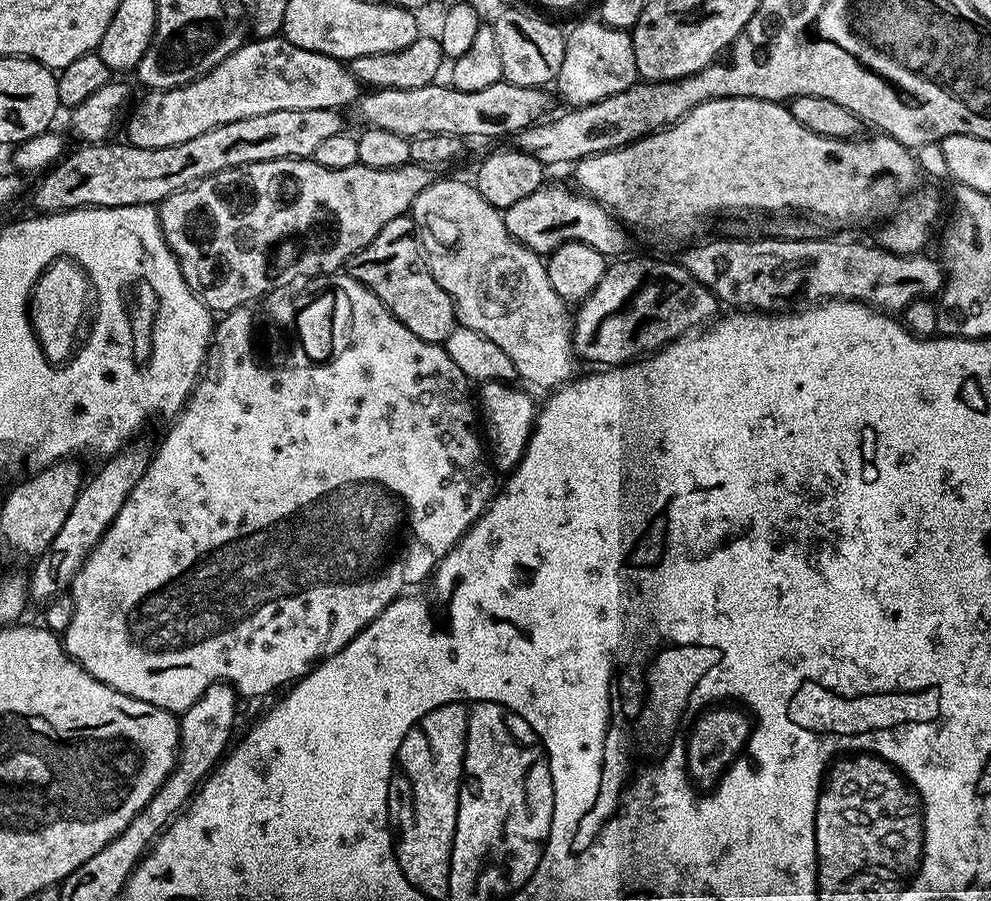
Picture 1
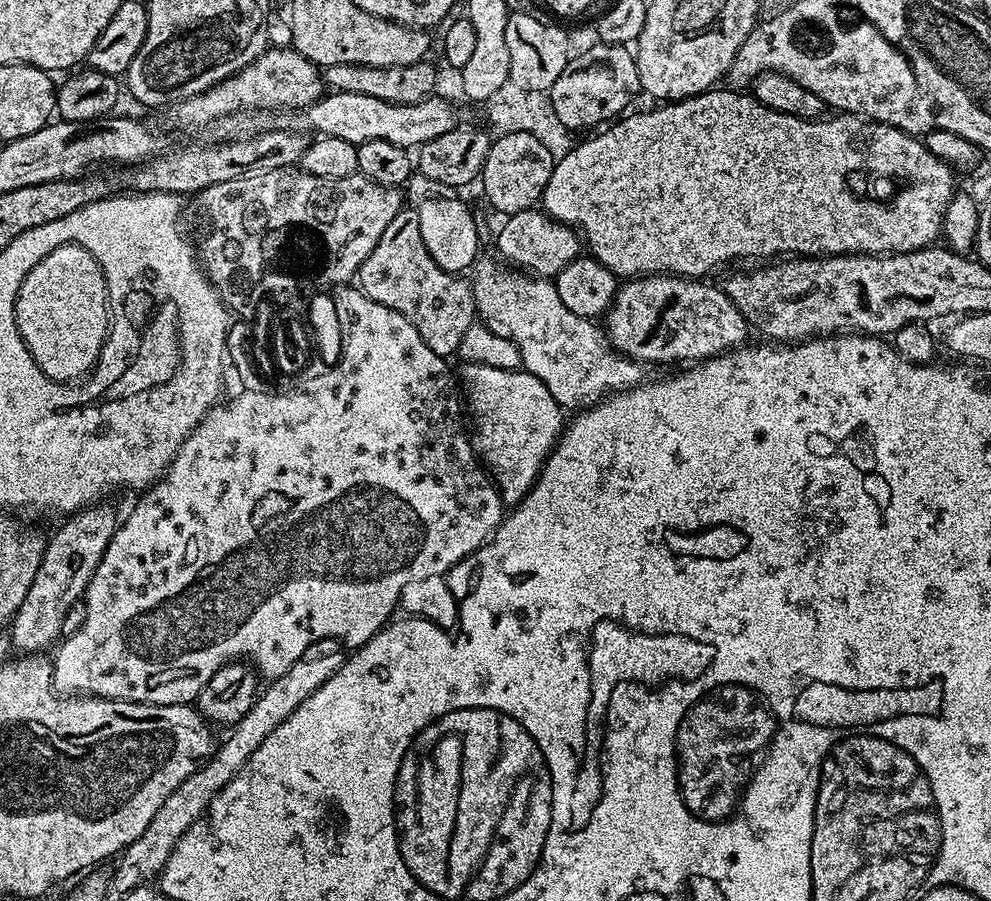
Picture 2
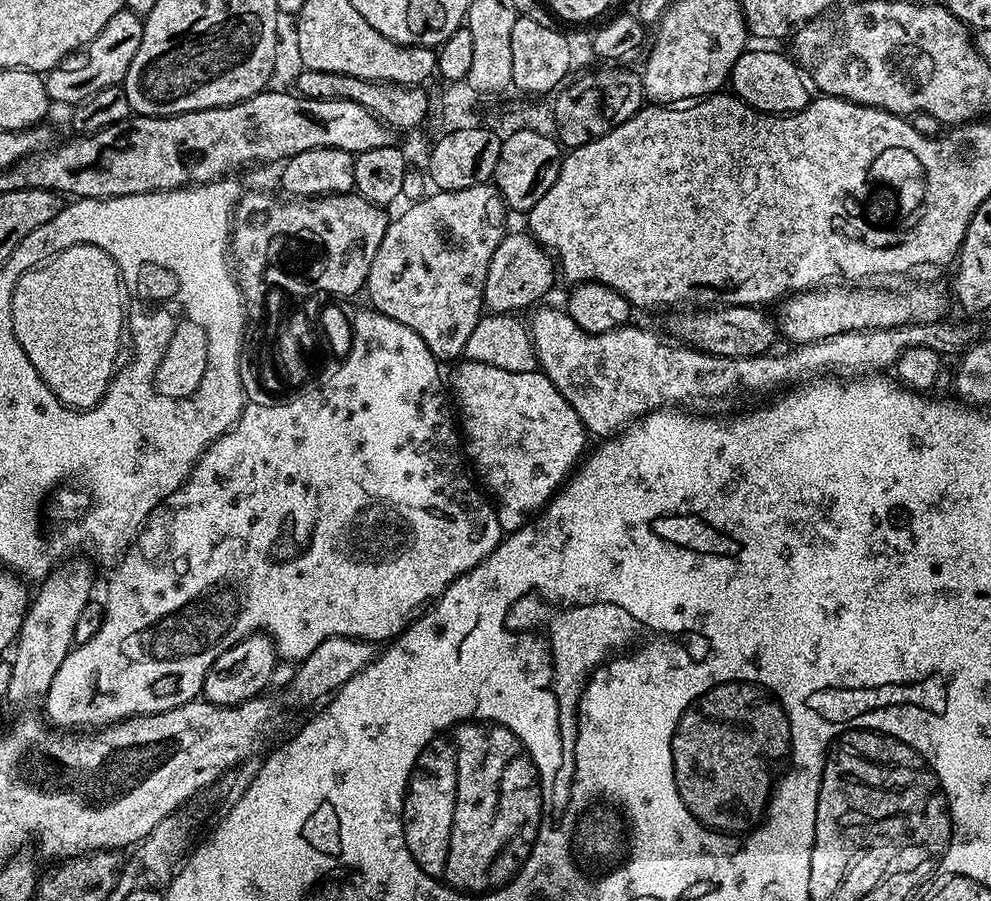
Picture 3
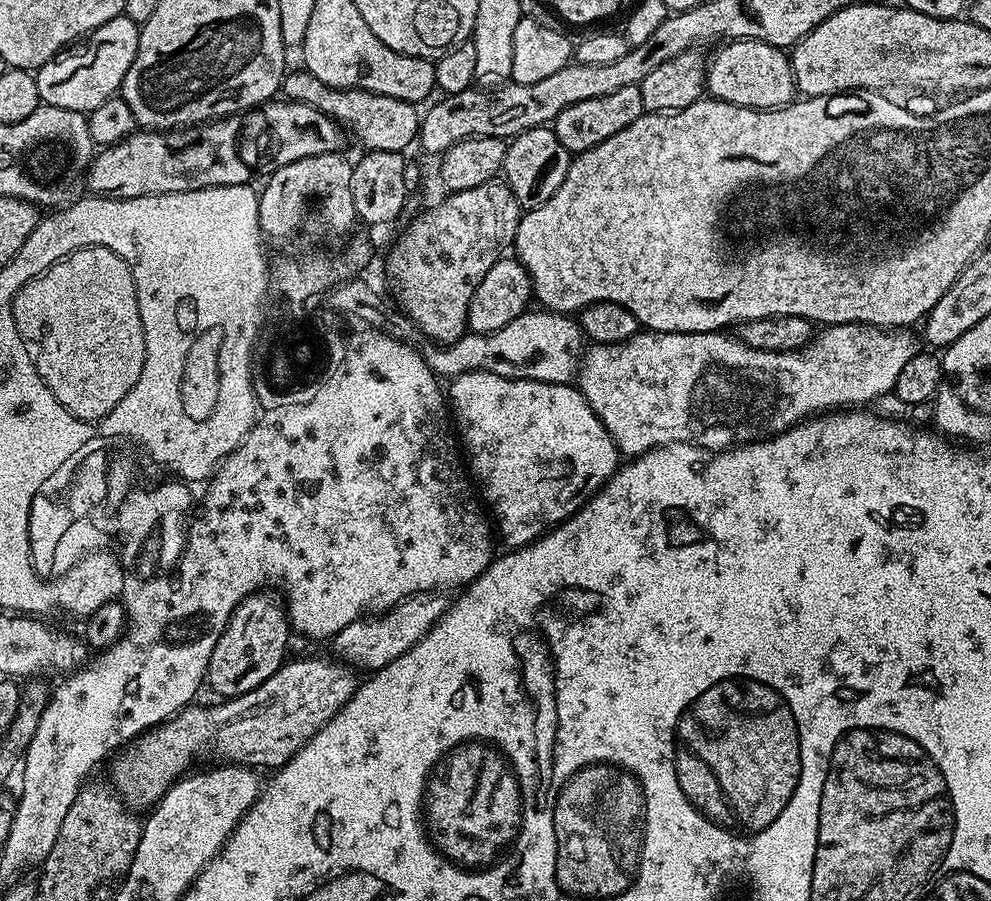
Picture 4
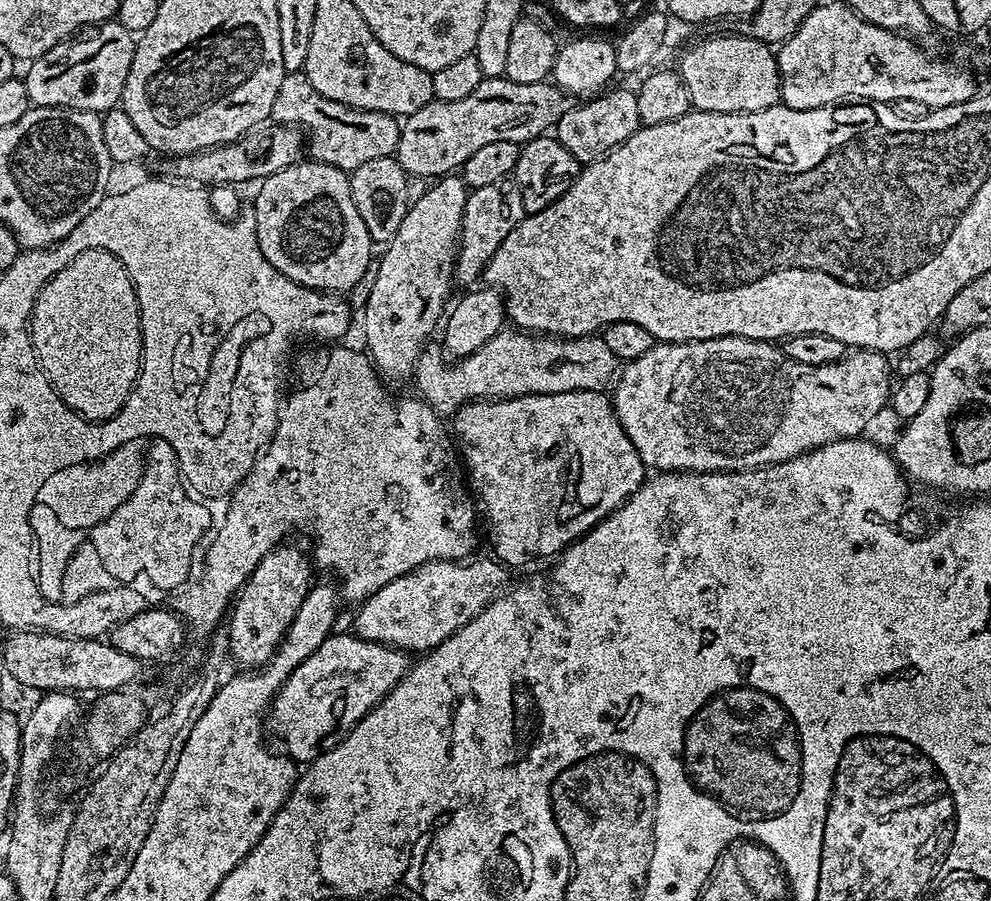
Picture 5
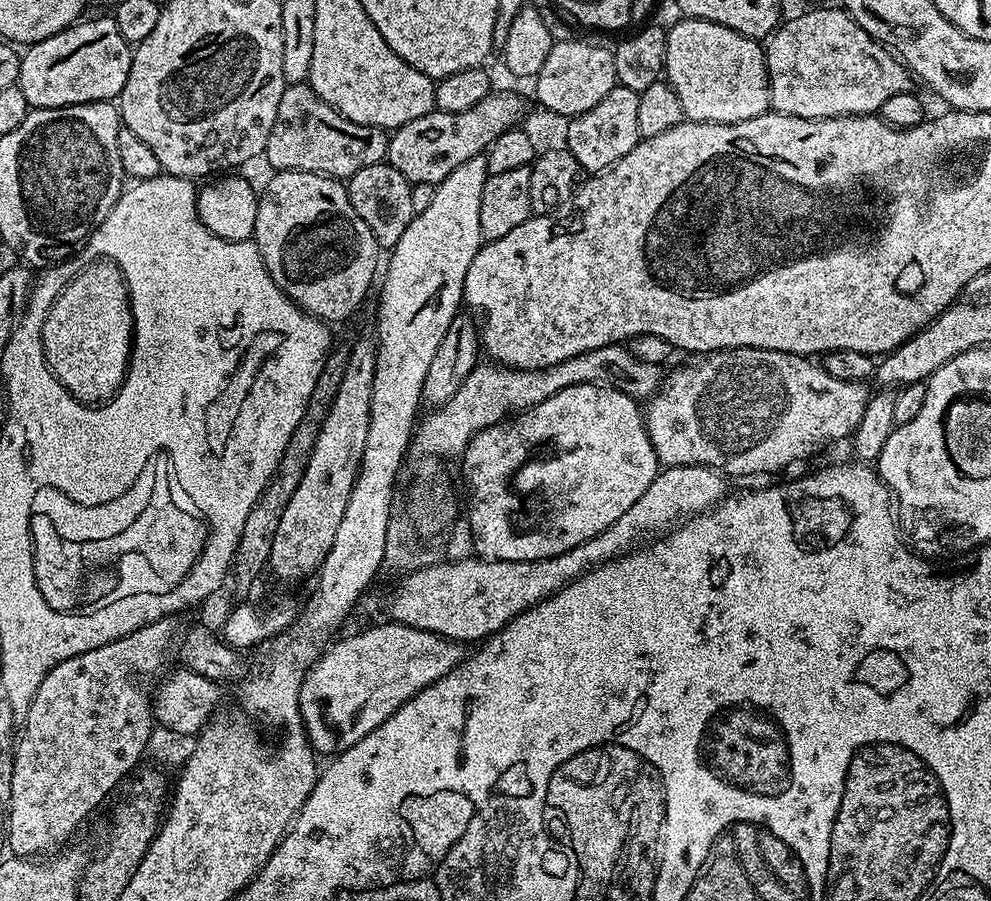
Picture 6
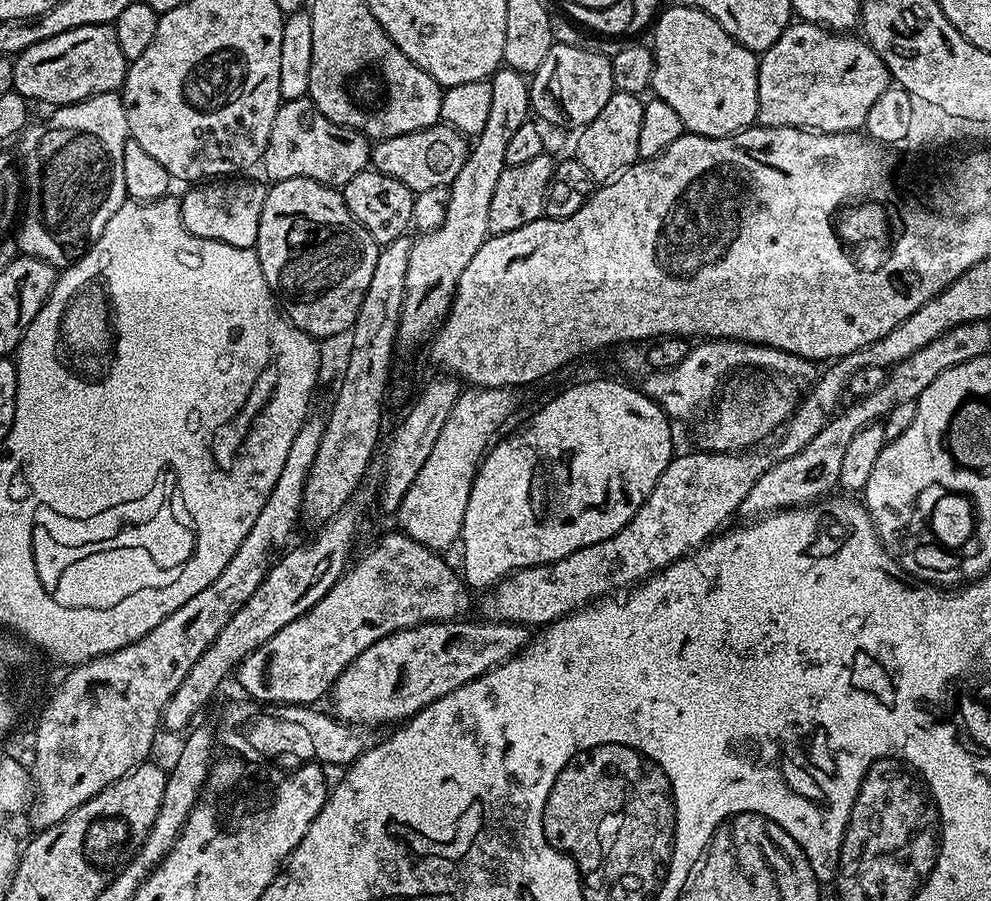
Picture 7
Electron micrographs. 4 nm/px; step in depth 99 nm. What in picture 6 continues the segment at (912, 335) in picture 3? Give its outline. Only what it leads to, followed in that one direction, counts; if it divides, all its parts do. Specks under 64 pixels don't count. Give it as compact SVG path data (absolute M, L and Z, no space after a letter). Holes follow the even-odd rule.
M725 348L723 352L710 352L697 360L700 360L697 364L688 364L685 368L678 369L669 380L667 377L646 404L644 424L648 428L648 437L656 451L657 461L670 468L674 466L710 466L723 472L728 478L752 476L755 472L780 472L783 468L790 467L795 460L804 460L807 456L814 455L816 448L830 443L831 440L847 441L856 431L858 422L862 422L862 414L868 405L870 392L869 389L864 389L863 383L846 382L842 378L834 378L829 372L824 371L819 363L789 352L775 352L761 348Z

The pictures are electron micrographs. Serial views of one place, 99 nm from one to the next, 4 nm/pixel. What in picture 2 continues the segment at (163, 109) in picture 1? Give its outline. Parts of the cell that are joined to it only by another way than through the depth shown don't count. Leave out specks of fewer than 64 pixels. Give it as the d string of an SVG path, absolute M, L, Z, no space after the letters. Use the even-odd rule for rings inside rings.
M271 47L250 66L244 67L210 90L194 94L194 98L186 98L168 105L166 115L176 128L207 129L216 121L235 112L305 108L320 99L325 88L321 69L317 65L312 64L305 56L297 54L291 47Z

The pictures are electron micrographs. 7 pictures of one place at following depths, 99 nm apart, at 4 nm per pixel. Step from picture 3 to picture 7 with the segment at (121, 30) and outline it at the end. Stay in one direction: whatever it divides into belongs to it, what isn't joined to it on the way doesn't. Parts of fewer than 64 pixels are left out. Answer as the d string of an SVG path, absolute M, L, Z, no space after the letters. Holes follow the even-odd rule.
M95 24L94 26L78 26L74 30L66 30L66 34L58 34L54 38L46 38L46 42L38 42L30 46L30 50L15 57L12 65L12 86L29 102L41 100L51 106L77 104L79 100L89 100L103 92L116 92L124 87L124 75L128 72L129 60L122 54L122 46L118 46L116 29L112 24Z

